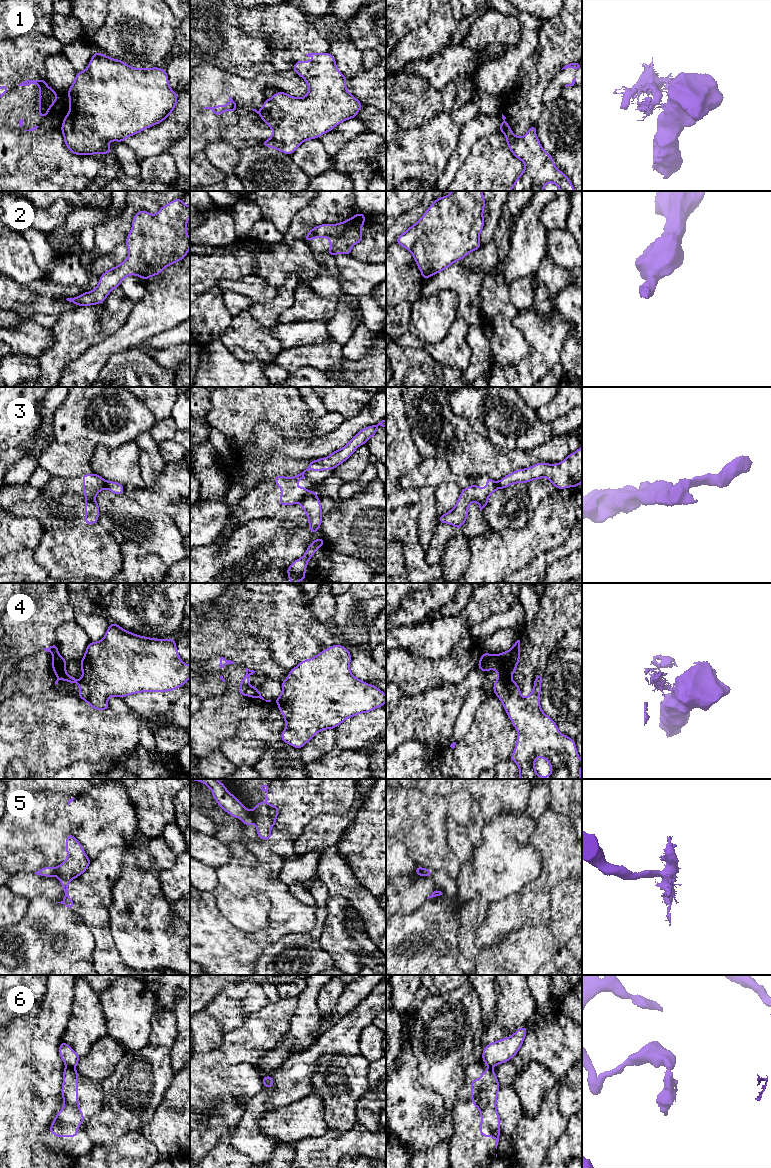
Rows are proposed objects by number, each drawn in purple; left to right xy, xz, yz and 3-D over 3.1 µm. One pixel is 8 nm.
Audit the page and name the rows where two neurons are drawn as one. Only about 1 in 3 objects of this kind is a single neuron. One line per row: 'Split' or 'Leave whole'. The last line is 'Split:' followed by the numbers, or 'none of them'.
1: Split
2: Leave whole
3: Split
4: Split
5: Split
6: Split
Split: 1, 3, 4, 5, 6

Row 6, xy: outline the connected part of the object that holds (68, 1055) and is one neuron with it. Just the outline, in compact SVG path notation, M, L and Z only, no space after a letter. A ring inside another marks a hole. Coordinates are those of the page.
M64 1041L59 1045L59 1054L66 1066L76 1068L80 1056Z

